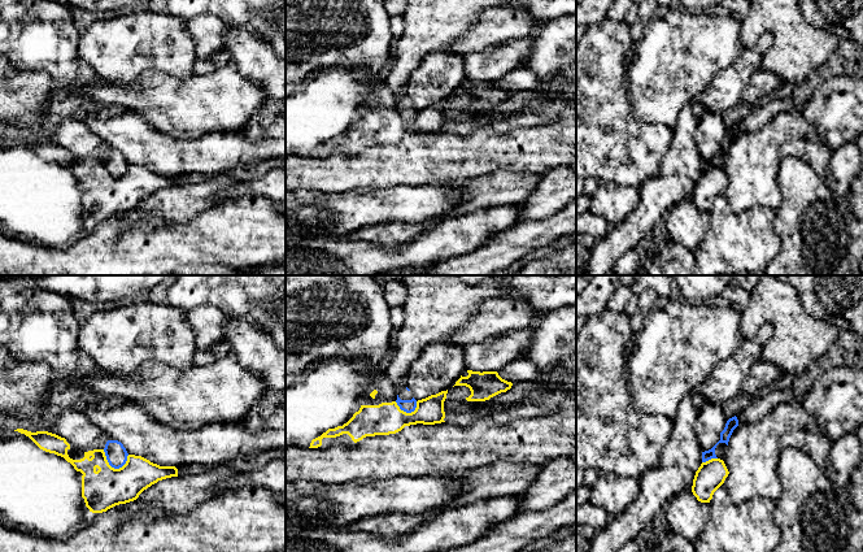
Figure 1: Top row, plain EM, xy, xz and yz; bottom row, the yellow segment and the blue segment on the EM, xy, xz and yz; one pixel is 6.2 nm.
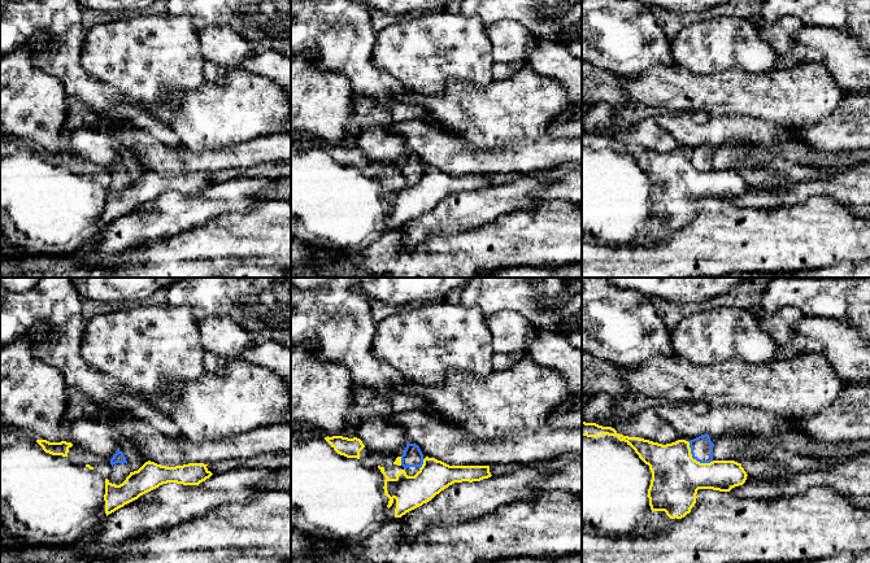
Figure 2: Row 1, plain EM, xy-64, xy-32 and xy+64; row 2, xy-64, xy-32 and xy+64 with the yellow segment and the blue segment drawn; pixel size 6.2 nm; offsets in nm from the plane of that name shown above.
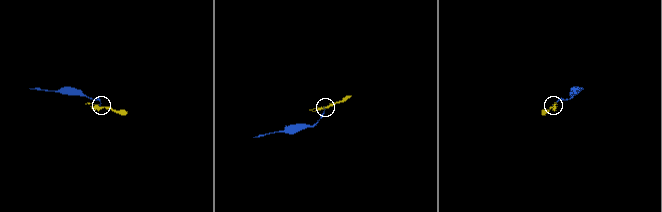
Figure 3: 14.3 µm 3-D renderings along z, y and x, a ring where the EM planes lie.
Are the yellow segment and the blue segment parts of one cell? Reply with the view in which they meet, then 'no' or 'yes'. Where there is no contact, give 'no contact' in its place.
meets yellow in xy; no

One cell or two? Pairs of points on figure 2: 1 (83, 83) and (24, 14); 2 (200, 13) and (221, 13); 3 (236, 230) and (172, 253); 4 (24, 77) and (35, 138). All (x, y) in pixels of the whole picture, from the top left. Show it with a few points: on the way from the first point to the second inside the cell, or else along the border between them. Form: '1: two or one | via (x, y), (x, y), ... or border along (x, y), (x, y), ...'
1: one | via (66, 62), (66, 40), (49, 25), (44, 25)
2: one | via (205, 13), (216, 13)
3: one | via (221, 238), (208, 243), (187, 245)
4: one | via (24, 92), (24, 104), (34, 116), (35, 122)

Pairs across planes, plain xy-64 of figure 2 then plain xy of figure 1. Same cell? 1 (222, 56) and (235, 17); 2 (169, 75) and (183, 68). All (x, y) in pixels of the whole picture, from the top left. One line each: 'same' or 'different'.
1: different
2: same

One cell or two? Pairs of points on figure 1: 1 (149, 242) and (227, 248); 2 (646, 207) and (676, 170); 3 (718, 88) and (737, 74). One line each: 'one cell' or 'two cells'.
1: one cell
2: one cell
3: one cell

